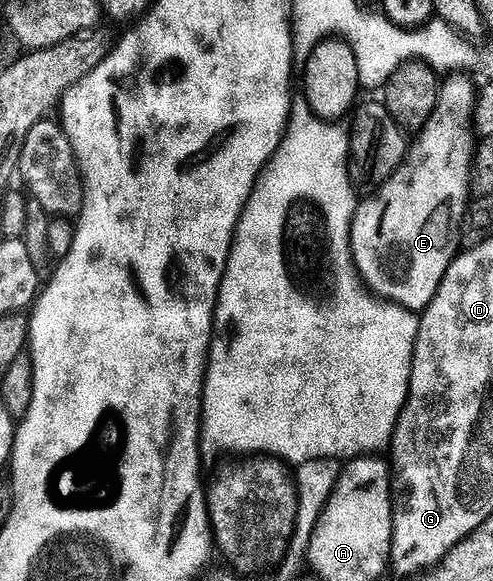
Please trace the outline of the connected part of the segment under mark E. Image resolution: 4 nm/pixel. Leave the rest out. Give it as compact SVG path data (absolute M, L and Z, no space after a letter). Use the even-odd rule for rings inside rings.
M458 82L455 86L445 85L441 91L441 100L435 110L435 114L424 129L426 135L426 155L422 158L418 170L414 170L410 174L410 178L406 178L403 182L399 180L391 180L378 190L378 198L370 198L359 205L358 211L354 213L354 227L350 230L350 250L354 254L354 266L358 270L362 281L366 283L369 293L377 296L379 299L385 300L387 303L402 307L403 310L411 312L425 312L433 304L434 298L438 295L438 290L442 287L442 282L446 278L446 274L450 270L450 265L460 253L458 245L462 242L462 225L466 222L466 205L472 202L472 167L474 164L474 155L476 153L476 134L471 126L472 103L476 98L475 87L472 88L466 82Z

